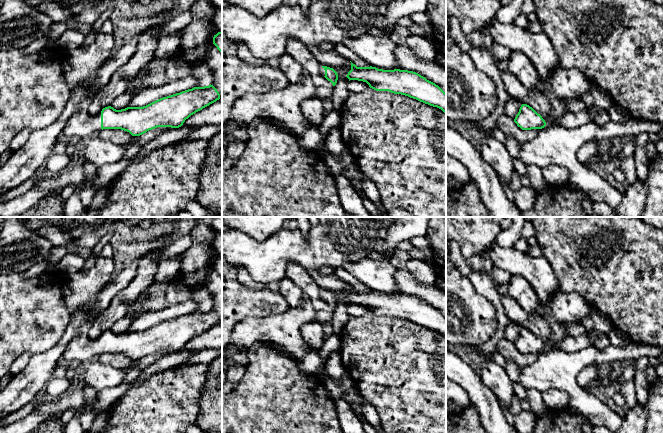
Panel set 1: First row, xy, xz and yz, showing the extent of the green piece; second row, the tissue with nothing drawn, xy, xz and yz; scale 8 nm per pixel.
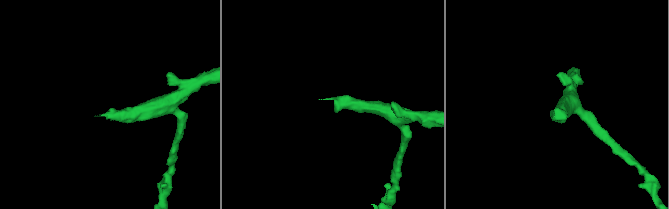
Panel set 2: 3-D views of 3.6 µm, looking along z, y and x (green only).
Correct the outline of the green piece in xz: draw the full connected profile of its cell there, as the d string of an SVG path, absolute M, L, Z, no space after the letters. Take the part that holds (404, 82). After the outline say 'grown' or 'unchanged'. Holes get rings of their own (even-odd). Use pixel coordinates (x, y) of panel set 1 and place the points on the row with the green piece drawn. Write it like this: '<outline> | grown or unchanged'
M351 62L351 70L346 76L350 80L366 82L370 88L376 91L389 91L401 94L433 107L441 109L446 114L446 93L435 83L427 80L420 74L408 70L383 70L376 67L357 67Z | unchanged

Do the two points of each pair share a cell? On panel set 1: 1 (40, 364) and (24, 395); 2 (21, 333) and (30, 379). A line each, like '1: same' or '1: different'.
1: same
2: different

